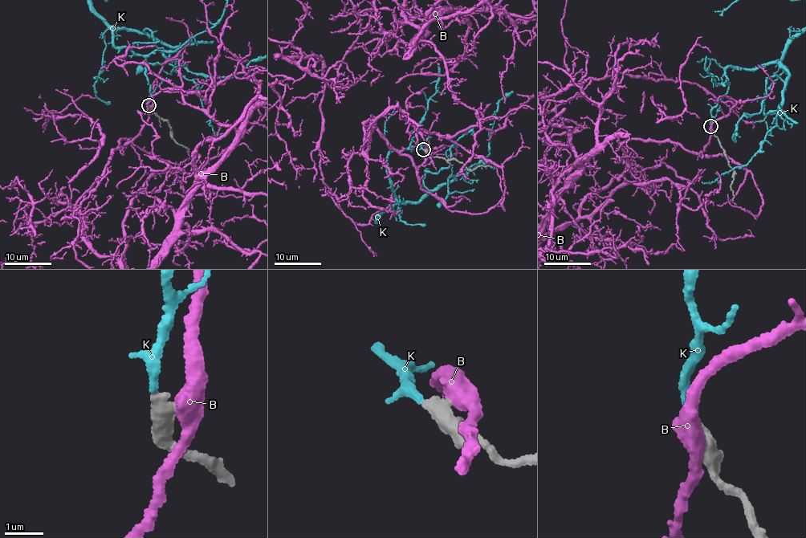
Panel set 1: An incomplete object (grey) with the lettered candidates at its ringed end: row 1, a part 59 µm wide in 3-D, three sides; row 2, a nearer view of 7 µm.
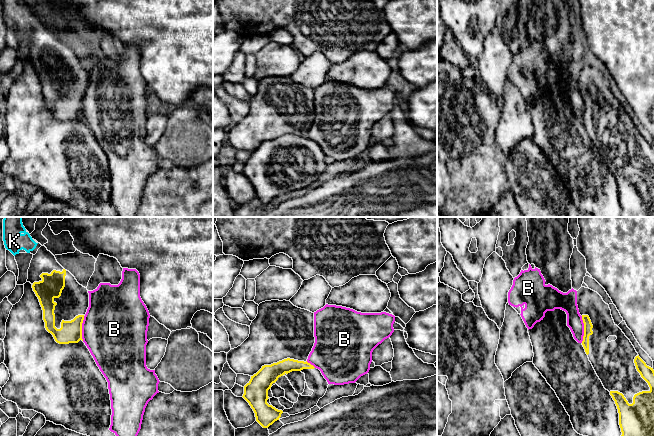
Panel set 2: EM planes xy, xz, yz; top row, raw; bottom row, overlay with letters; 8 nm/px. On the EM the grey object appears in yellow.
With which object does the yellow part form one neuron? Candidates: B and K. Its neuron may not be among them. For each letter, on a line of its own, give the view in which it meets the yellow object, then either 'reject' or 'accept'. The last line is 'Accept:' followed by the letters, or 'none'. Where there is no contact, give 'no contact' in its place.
B: meets yellow in yz; reject
K: no contact; accept
Accept: K

